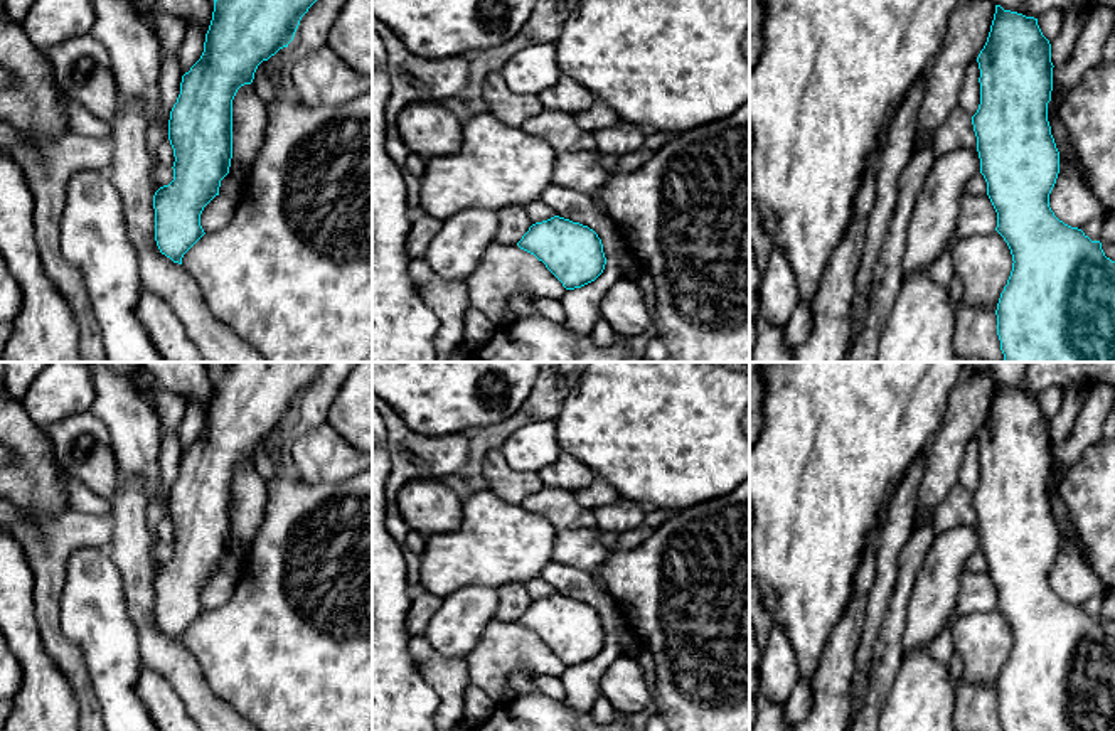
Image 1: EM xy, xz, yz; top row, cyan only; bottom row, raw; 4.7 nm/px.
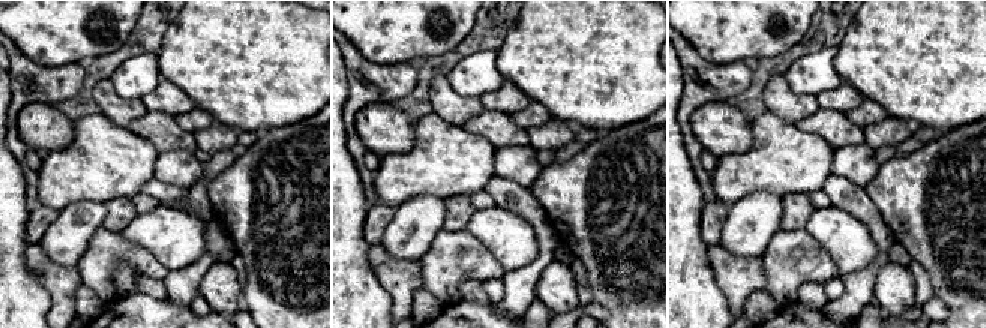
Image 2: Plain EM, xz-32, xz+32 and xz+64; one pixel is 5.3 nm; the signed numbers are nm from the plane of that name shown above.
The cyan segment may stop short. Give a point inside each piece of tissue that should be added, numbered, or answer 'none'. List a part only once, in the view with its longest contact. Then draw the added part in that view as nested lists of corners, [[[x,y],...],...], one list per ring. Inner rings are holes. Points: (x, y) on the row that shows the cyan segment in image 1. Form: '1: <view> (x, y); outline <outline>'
1: yz (1090, 44); outline [[[1096,7],[1091,10],[1085,24],[1073,56],[1066,64],[1053,67],[1053,91],[1048,103],[1048,121],[1051,121],[1053,98],[1066,91],[1070,93],[1083,77],[1083,74],[1103,61],[1103,47],[1115,22],[1115,12],[1110,7]]]

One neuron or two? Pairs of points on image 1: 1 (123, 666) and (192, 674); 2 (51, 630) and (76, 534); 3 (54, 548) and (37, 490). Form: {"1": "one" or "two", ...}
{"1": "two", "2": "one", "3": "two"}

